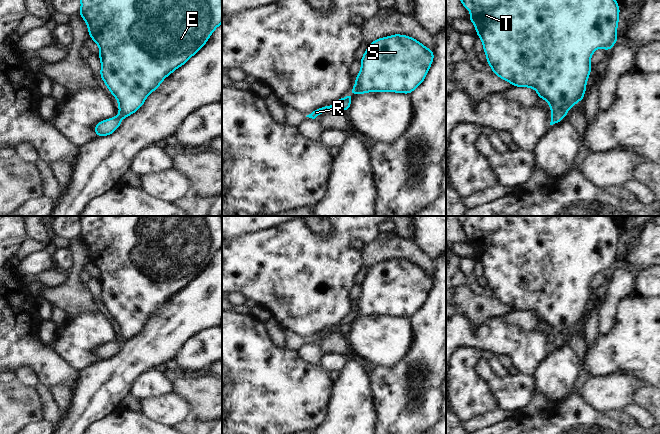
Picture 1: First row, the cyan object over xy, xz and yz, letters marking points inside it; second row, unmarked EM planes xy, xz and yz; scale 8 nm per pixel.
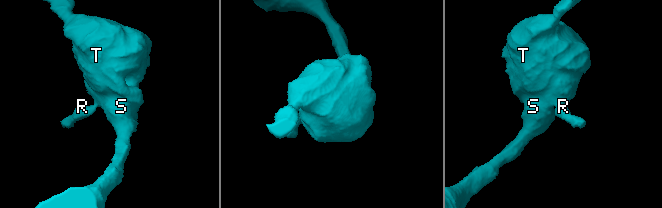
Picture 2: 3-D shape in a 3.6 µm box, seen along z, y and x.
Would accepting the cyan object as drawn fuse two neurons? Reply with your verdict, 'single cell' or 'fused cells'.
single cell

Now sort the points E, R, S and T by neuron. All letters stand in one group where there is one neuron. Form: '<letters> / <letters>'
E R S T

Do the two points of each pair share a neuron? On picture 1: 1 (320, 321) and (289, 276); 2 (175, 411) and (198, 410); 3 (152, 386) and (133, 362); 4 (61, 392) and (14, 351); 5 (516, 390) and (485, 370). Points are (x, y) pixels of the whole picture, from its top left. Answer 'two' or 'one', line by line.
1: one
2: two
3: two
4: two
5: one

